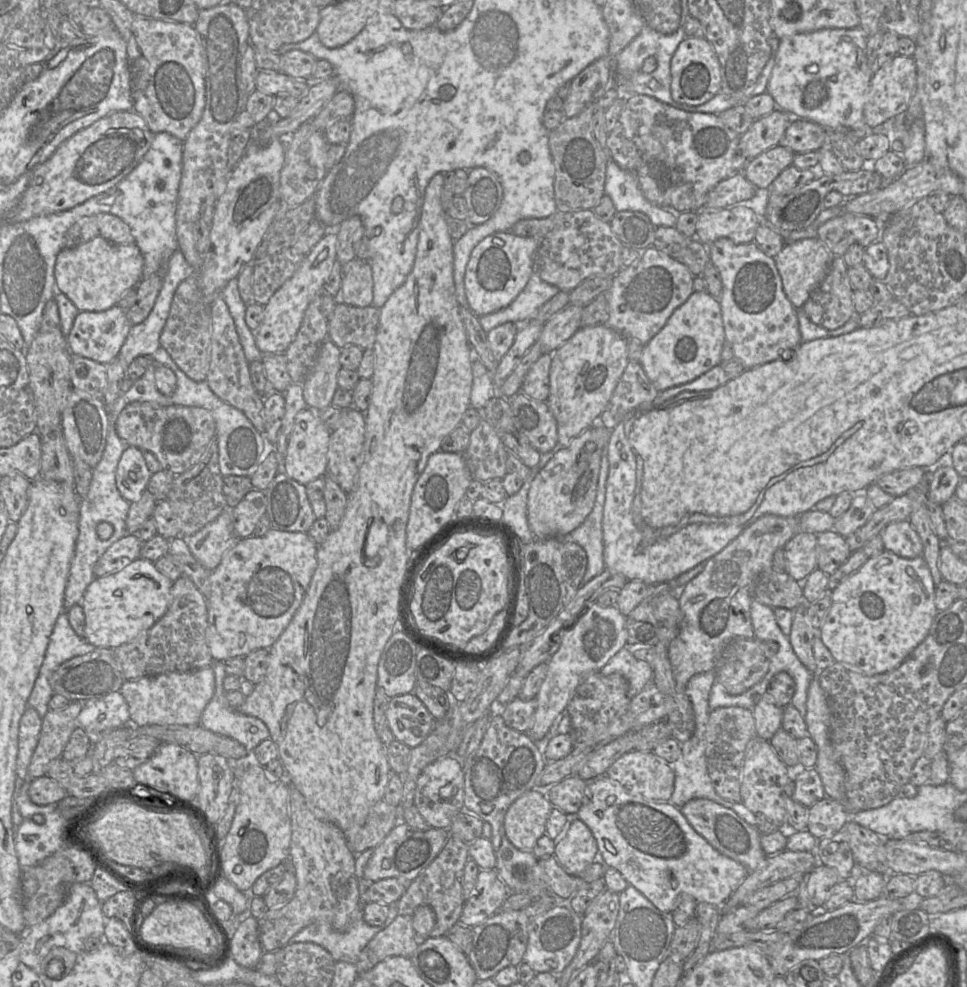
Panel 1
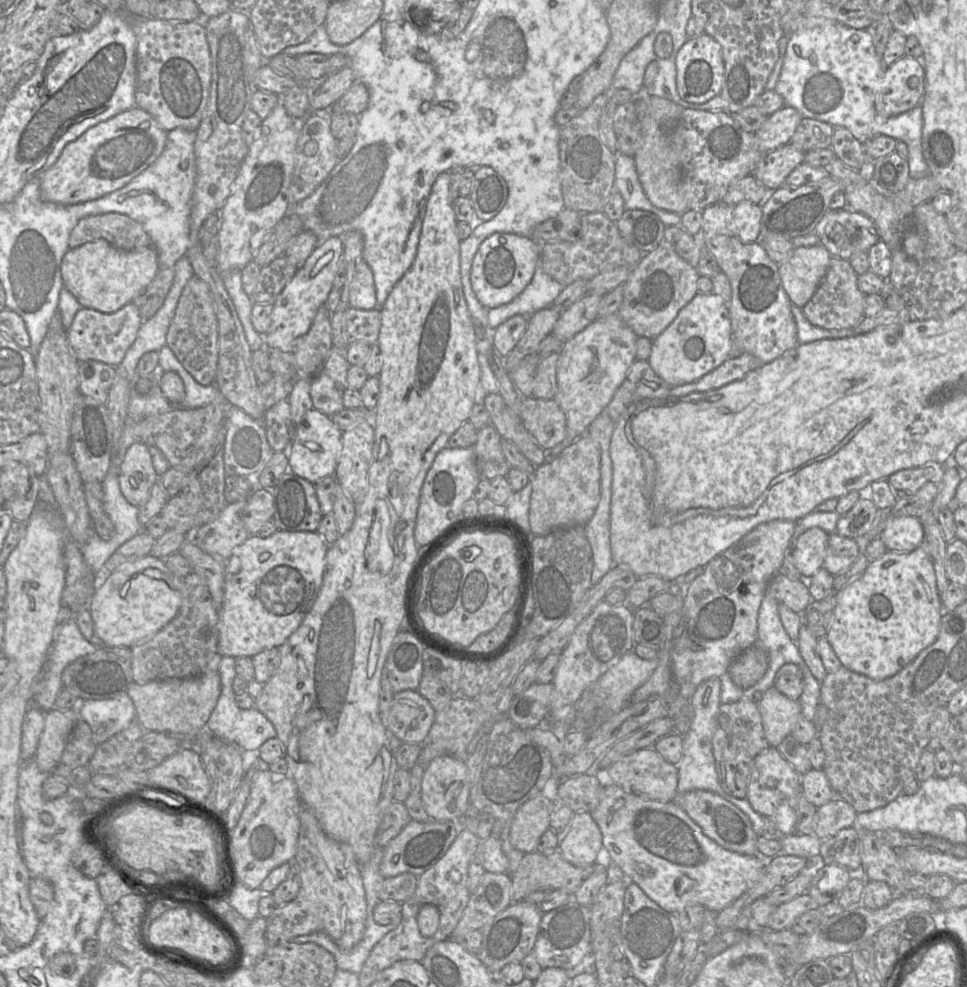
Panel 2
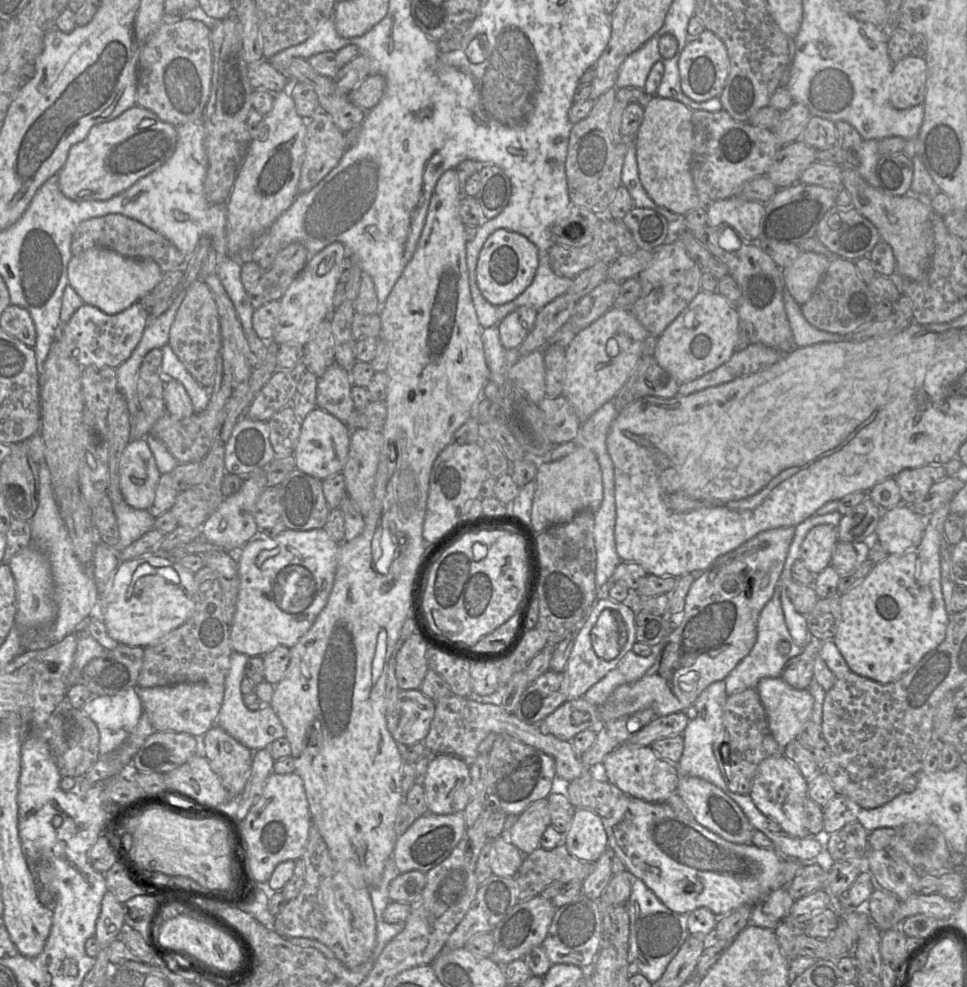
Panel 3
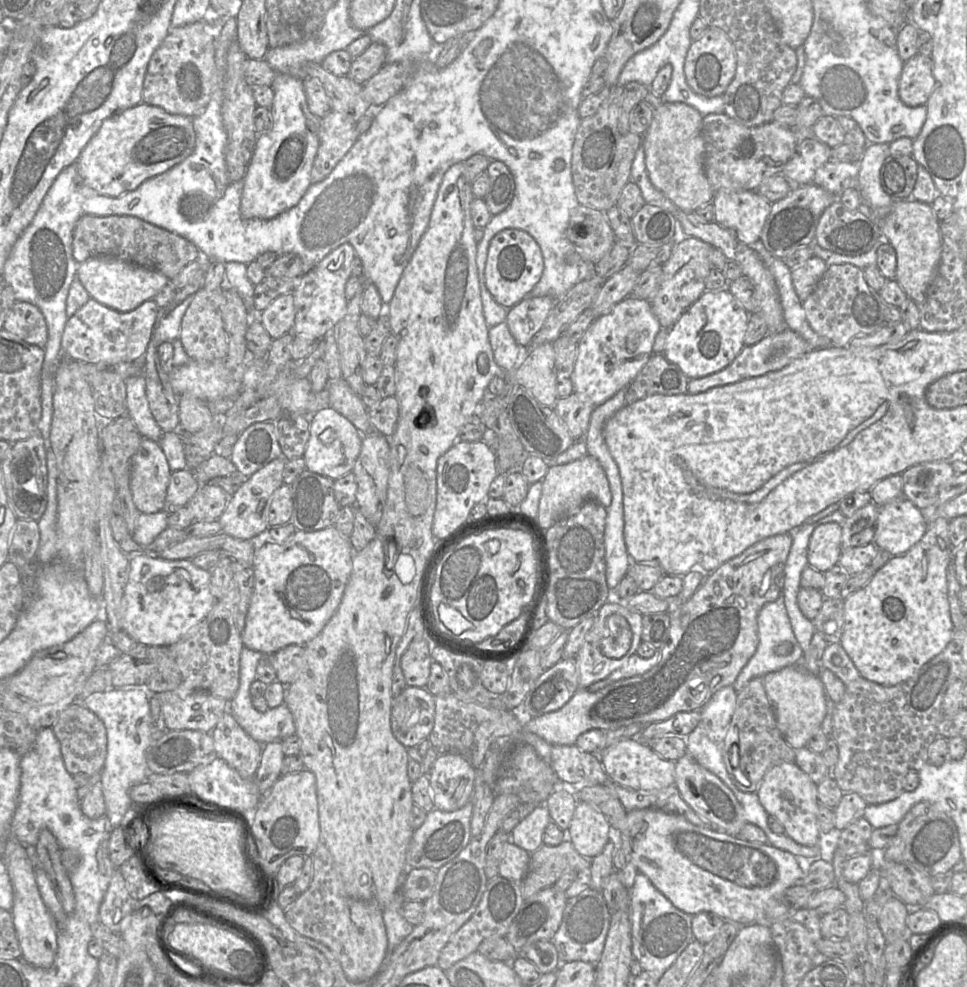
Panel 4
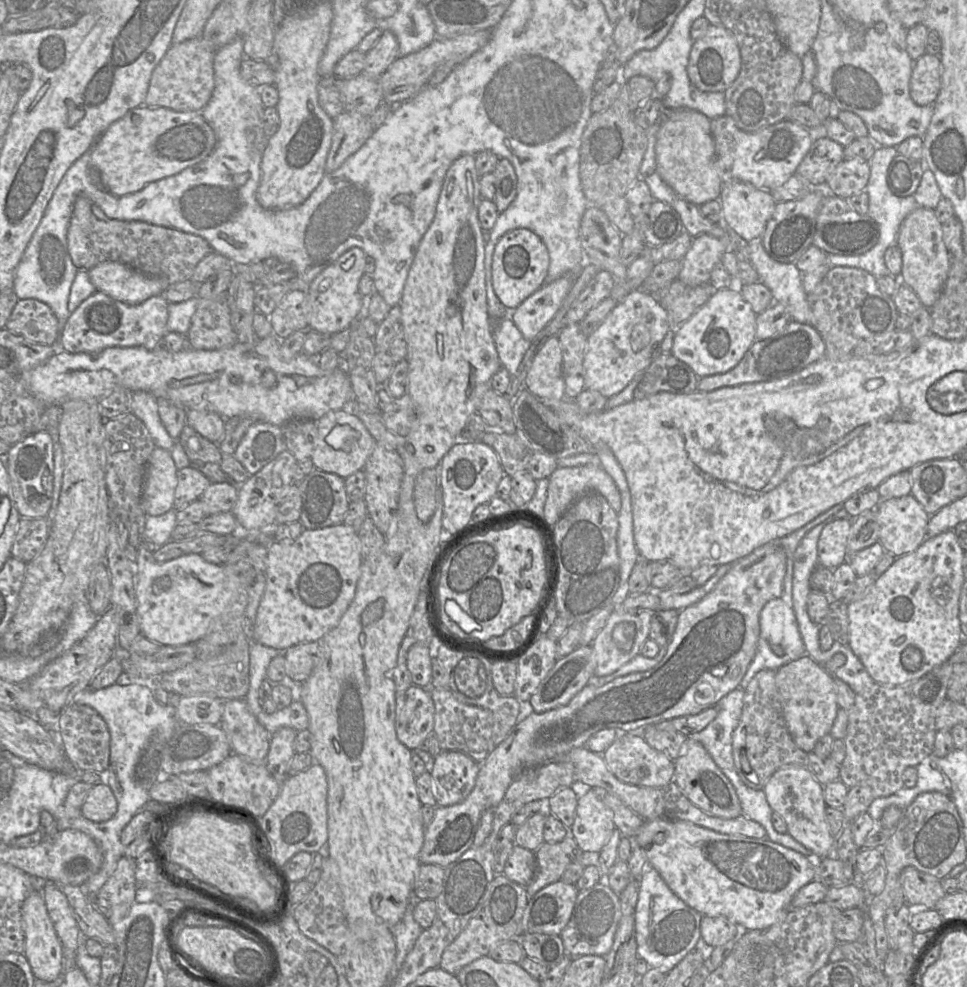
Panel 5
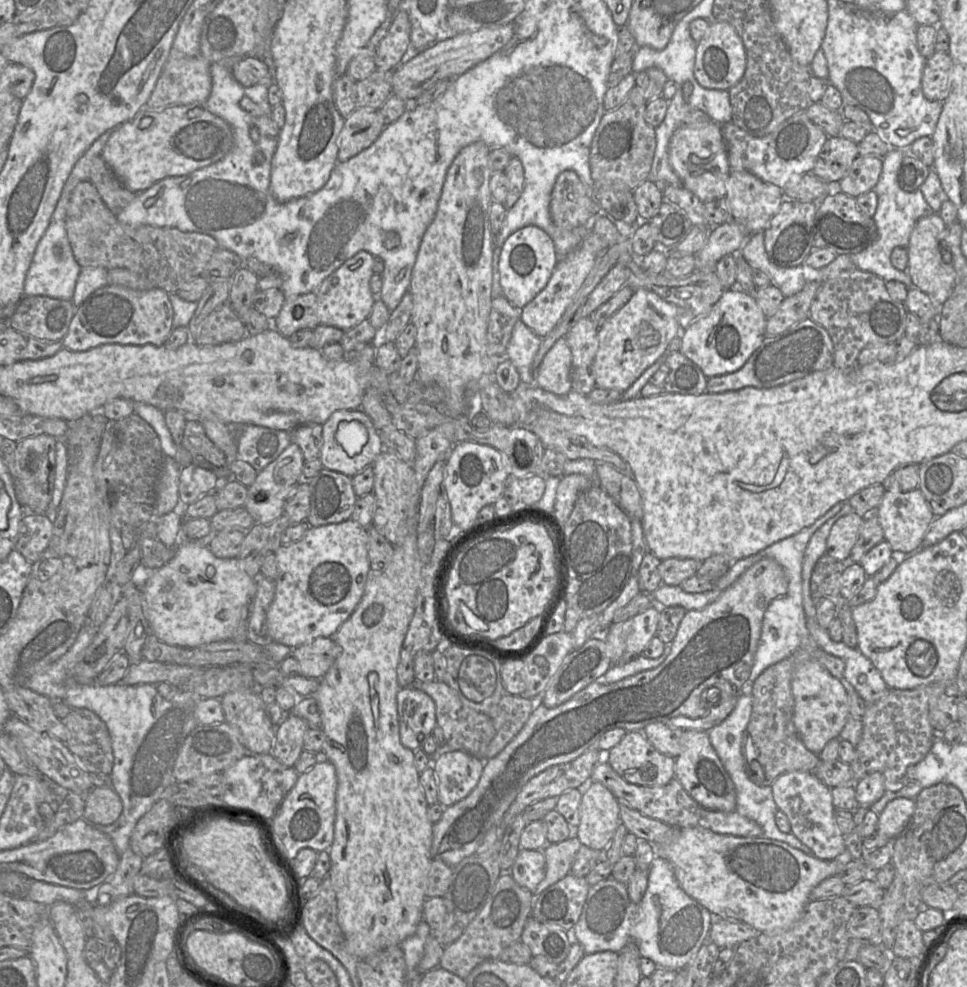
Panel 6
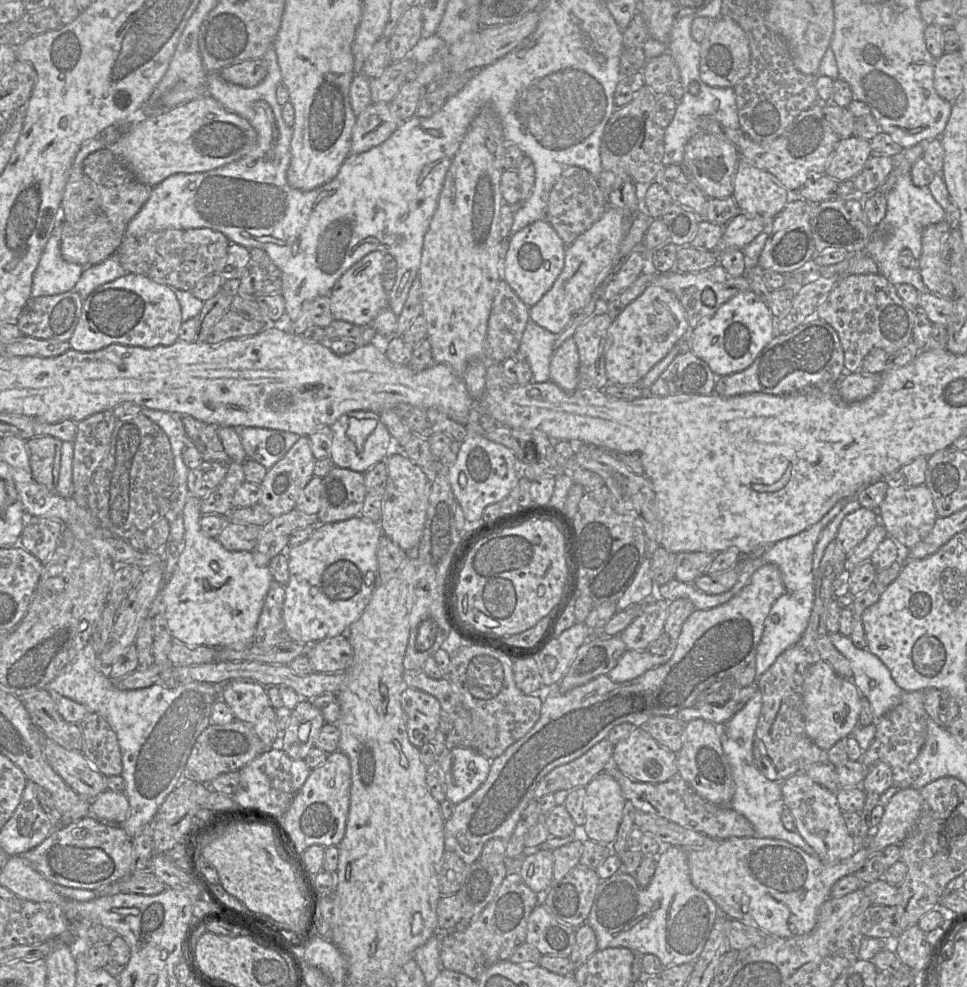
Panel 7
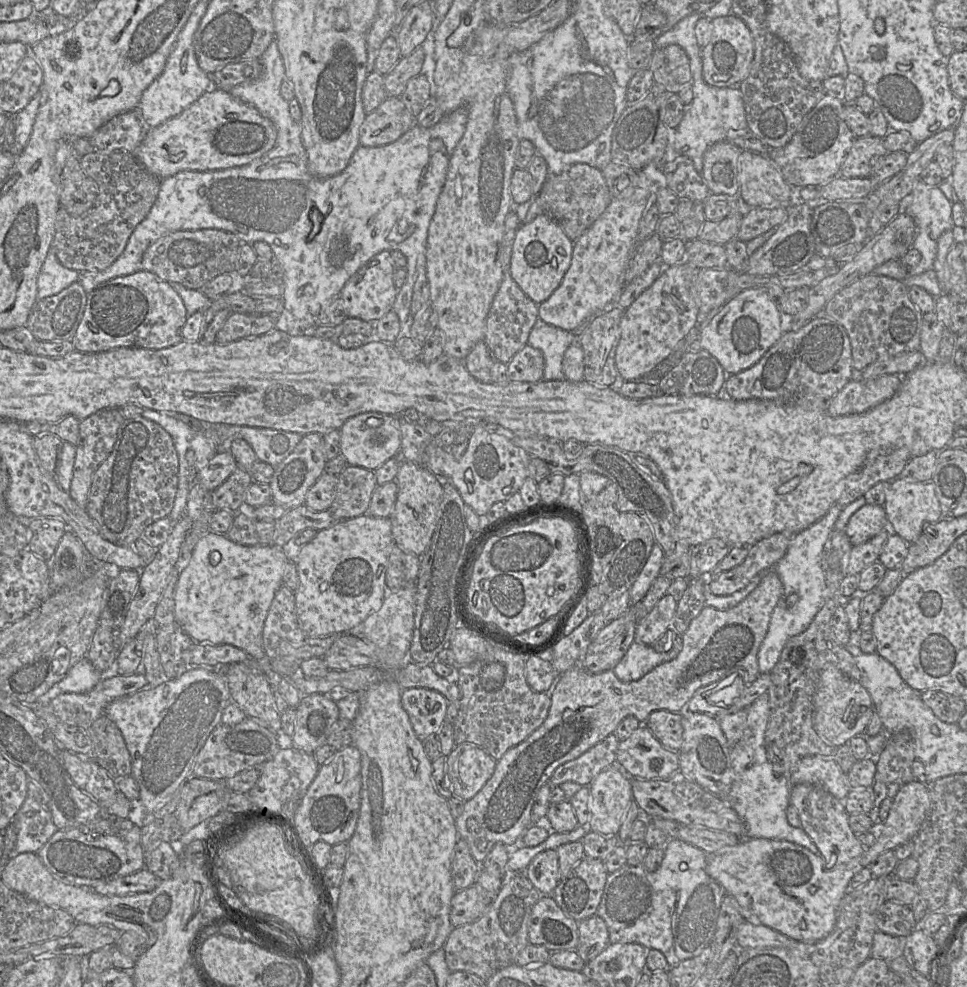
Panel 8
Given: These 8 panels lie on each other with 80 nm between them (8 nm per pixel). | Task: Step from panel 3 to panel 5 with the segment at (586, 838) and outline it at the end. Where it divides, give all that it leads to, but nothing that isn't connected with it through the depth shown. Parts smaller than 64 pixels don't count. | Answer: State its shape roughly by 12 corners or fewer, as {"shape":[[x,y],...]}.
{"shape":[[591,788],[578,799],[570,835],[585,854],[600,853],[613,812]]}

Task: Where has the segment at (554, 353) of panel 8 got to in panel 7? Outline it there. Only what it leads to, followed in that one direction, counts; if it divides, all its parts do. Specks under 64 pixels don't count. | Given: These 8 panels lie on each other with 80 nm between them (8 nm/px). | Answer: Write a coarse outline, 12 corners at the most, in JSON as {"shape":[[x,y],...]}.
{"shape":[[529,320],[518,352],[534,383],[551,380],[557,335]]}

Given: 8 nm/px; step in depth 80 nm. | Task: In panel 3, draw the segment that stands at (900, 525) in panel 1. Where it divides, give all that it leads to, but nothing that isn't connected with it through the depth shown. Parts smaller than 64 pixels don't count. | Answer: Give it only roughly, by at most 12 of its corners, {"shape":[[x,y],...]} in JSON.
{"shape":[[902,503],[875,532],[888,554],[916,547],[926,519]]}

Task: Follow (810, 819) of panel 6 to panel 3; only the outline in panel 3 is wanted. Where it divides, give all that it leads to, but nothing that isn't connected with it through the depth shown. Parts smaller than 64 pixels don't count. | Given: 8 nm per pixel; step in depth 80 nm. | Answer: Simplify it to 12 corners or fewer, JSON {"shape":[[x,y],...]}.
{"shape":[[783,755],[764,759],[749,796],[788,836],[804,824],[808,780]]}

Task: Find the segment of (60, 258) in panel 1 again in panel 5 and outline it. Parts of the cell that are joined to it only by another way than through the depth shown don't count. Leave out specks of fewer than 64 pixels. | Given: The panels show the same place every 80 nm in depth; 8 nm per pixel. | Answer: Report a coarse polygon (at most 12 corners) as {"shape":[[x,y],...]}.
{"shape":[[119,262],[88,270],[97,291],[139,304],[162,294],[165,278]]}

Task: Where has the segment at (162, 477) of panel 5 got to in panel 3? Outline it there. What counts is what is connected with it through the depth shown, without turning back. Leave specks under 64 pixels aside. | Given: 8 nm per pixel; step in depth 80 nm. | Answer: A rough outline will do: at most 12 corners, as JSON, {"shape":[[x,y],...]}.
{"shape":[[132,439],[120,460],[120,489],[148,510],[160,477],[147,440]]}

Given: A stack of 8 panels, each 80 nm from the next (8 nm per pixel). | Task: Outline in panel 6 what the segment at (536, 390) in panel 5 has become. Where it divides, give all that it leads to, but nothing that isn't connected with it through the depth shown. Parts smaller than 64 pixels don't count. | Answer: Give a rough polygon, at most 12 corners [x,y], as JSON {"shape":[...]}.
{"shape":[[563,337],[545,354],[535,385],[572,391],[571,349]]}

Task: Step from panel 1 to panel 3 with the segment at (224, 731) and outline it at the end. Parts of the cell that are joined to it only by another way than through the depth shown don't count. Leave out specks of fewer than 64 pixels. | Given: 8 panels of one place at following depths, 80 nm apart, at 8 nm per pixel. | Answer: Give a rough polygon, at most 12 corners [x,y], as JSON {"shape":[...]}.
{"shape":[[233,652],[215,724],[259,751],[286,735],[269,704],[249,710],[240,684],[248,656]]}

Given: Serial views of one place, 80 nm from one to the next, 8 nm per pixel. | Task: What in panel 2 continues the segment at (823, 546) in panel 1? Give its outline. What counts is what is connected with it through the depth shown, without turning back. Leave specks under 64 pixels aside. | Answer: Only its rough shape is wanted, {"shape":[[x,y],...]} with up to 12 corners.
{"shape":[[831,533],[823,568],[833,576],[852,566],[860,548]]}

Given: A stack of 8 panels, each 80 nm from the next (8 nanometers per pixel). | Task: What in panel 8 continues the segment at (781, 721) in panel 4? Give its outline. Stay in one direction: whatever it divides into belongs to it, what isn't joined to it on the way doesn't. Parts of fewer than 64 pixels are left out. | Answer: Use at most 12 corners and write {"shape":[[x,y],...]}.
{"shape":[[822,670],[813,728],[834,747],[864,733],[874,712],[859,681]]}

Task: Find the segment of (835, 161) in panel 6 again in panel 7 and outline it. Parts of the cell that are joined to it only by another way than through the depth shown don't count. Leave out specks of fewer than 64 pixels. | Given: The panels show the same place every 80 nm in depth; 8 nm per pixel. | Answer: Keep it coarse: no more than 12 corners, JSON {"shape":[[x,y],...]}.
{"shape":[[840,139],[825,174],[853,179],[871,155],[870,141]]}

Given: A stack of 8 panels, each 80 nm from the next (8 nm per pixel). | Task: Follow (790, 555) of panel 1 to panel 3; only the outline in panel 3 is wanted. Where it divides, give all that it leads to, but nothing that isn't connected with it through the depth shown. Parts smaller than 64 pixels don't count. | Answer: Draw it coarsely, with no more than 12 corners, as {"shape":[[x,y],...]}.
{"shape":[[815,526],[802,542],[800,560],[819,574],[831,565],[836,527]]}

